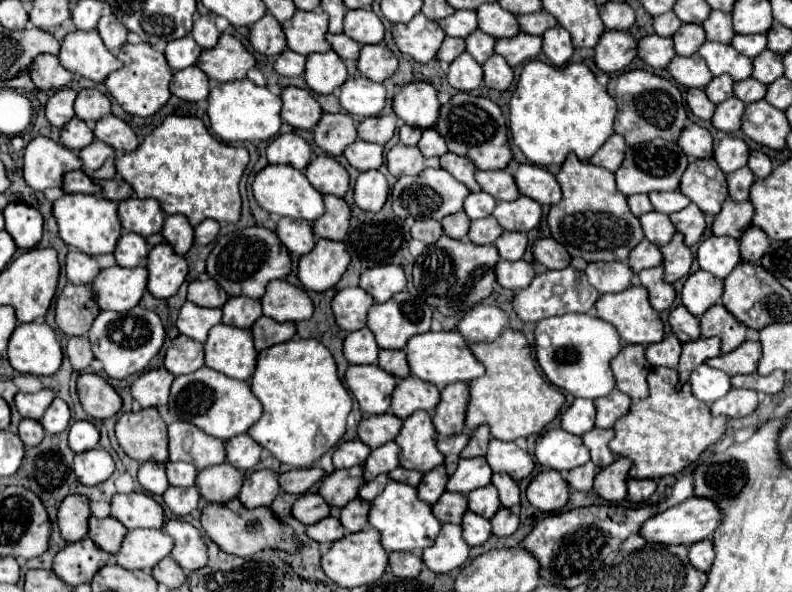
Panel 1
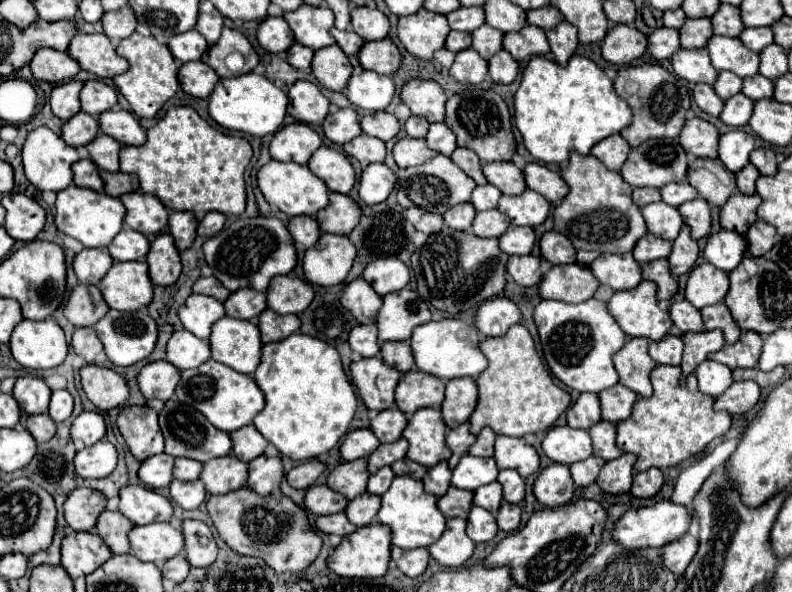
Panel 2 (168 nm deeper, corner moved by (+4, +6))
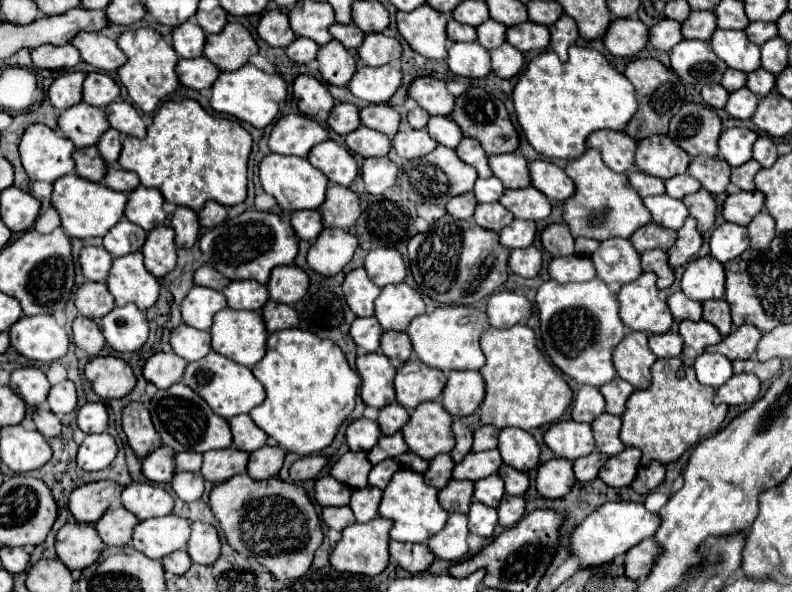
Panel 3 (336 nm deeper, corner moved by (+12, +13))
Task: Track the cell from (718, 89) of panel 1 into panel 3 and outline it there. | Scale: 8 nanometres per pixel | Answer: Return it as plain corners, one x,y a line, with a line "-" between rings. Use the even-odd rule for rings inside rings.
736,69
724,71
724,75
722,75
722,87
726,91
736,91
736,89
742,89
744,85
746,85
746,75
742,71
736,71

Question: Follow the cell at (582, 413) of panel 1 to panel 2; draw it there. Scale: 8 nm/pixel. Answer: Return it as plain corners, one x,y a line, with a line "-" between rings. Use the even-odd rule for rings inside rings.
580,394
576,404
566,412
568,426
588,430
590,426
602,420
600,416
600,398
598,394

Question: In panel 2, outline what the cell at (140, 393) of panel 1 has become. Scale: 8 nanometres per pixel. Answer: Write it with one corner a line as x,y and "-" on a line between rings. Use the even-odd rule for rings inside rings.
166,360
150,362
138,374
138,386
142,394
146,398
160,398
162,402
174,396
178,382
180,382
180,370

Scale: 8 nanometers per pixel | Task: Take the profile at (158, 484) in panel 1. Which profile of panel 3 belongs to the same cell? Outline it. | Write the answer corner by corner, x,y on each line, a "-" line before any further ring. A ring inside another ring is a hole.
158,447
142,459
142,475
150,483
168,483
174,475
174,455
172,447

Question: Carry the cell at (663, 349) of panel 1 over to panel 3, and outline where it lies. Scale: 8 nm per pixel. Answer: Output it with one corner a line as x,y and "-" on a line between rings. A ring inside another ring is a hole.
670,331
648,337
648,347
656,357
678,357
682,353
682,343
682,337

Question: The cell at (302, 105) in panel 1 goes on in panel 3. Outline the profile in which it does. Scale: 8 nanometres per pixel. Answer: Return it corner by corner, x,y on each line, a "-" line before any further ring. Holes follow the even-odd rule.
298,75
292,83
292,95
298,101
298,109
306,117
316,117
318,113
328,113
334,107
334,99
312,75

